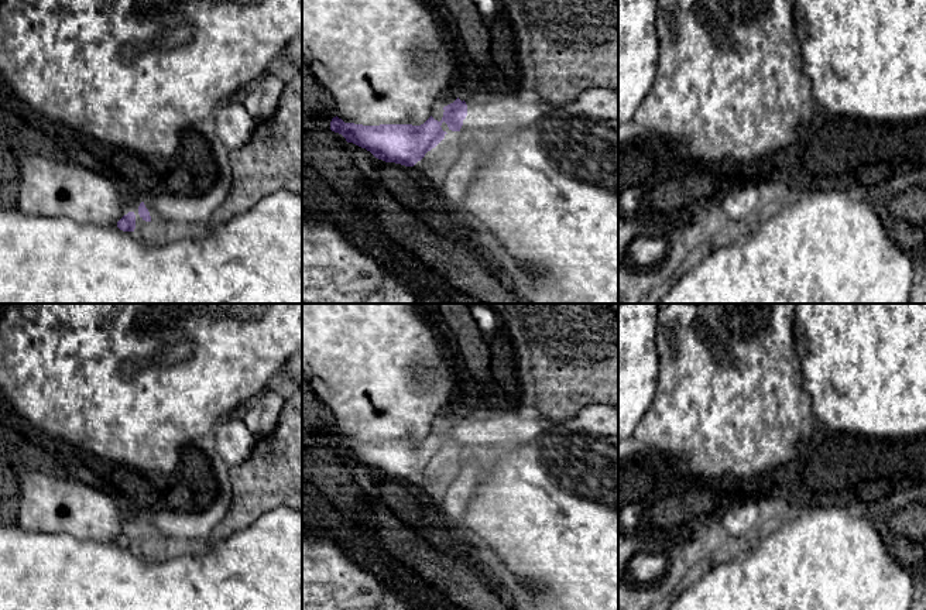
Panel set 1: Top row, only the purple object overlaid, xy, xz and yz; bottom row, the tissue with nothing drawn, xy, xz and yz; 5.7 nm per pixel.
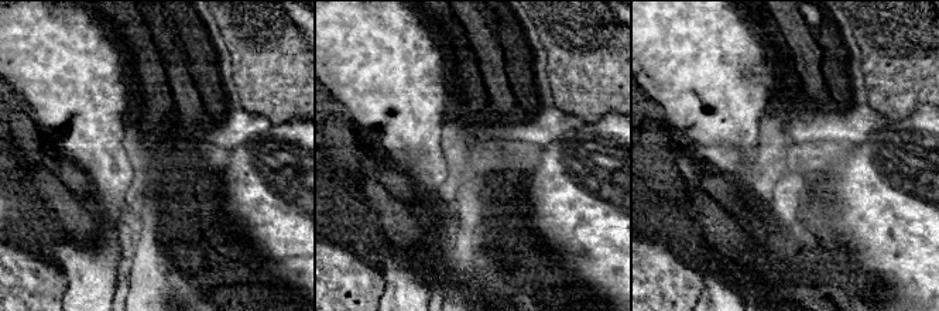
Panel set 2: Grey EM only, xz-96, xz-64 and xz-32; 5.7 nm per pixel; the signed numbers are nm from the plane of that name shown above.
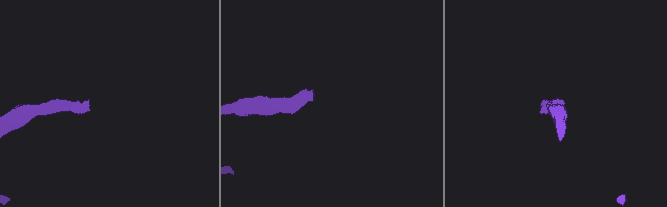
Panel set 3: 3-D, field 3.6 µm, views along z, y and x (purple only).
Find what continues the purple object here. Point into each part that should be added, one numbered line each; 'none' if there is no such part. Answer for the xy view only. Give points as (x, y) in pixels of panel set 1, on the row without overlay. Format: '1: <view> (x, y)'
1: xy (168, 525)

